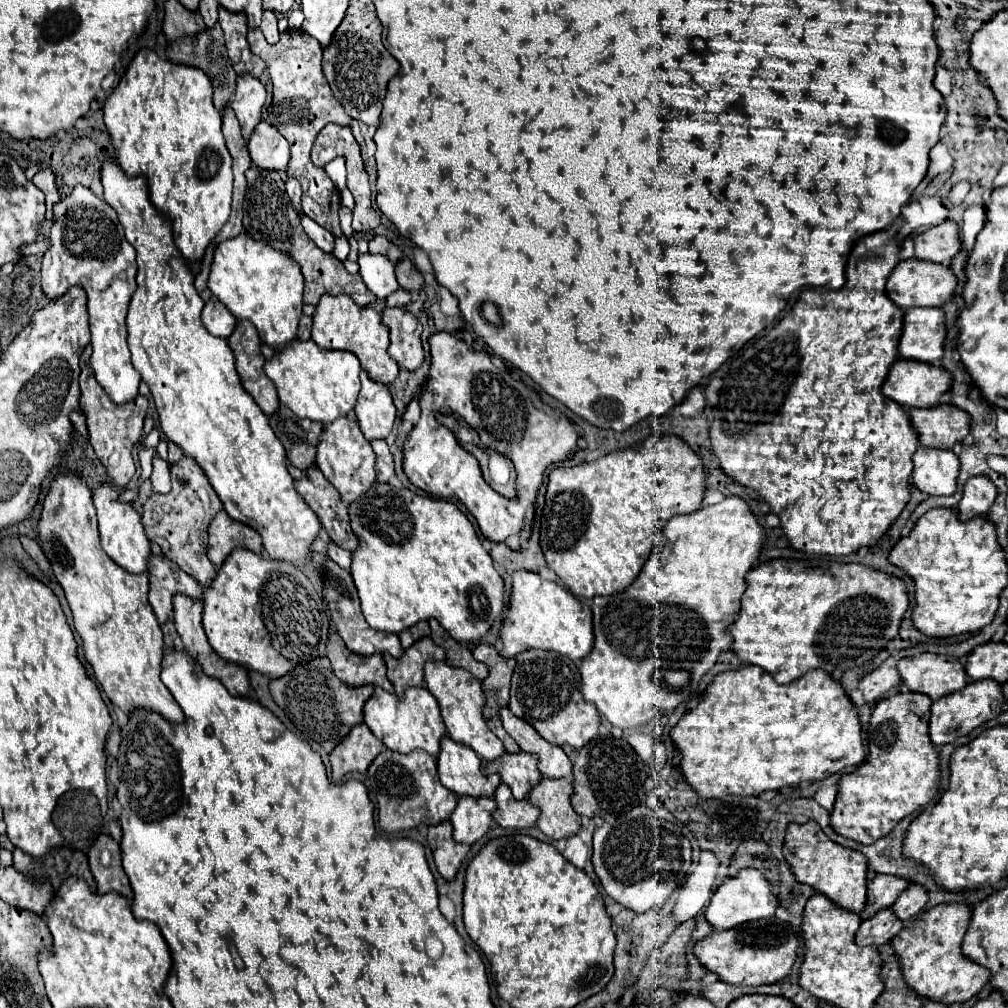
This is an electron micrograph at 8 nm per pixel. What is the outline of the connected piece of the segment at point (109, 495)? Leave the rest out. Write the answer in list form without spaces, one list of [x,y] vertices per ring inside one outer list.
[[[103,483],[93,489],[93,503],[97,509],[101,543],[103,543],[103,549],[107,551],[107,555],[117,565],[121,565],[125,571],[145,573],[147,571],[147,557],[149,557],[151,549],[149,549],[149,539],[147,539],[143,523],[141,523],[141,515],[135,511],[135,507],[131,503],[119,501],[119,495],[121,495],[121,489],[111,483]]]

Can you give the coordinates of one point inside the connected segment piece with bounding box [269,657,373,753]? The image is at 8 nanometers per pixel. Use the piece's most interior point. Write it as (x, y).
(310, 695)

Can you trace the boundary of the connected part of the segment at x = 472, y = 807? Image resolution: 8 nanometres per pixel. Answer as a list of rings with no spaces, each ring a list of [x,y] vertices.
[[[459,797],[457,807],[449,817],[453,825],[453,839],[467,845],[481,839],[489,831],[493,809],[495,799],[491,797]]]

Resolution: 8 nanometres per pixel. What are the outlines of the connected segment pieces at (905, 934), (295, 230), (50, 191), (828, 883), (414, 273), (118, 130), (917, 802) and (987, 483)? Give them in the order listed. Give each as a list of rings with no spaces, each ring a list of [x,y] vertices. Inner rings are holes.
[[[965,903],[937,905],[921,913],[911,927],[905,925],[889,945],[899,959],[905,983],[919,995],[937,1003],[953,1005],[969,1001],[989,983],[989,969],[973,963],[961,953],[961,941],[971,921],[971,909]]]
[[[251,165],[245,173],[247,177],[247,193],[245,193],[245,201],[243,201],[243,227],[245,231],[257,239],[257,241],[267,241],[273,249],[287,253],[289,257],[293,257],[299,265],[301,265],[301,273],[305,277],[305,291],[303,291],[303,303],[315,305],[317,299],[323,293],[329,295],[339,295],[339,293],[347,293],[357,305],[365,307],[371,305],[377,297],[365,287],[361,275],[349,275],[343,267],[343,263],[331,255],[321,251],[303,231],[301,221],[299,221],[299,213],[295,211],[295,207],[291,205],[287,193],[285,193],[285,183],[281,179],[281,175],[277,171],[265,171],[259,169],[255,165]]]
[[[45,169],[45,171],[39,171],[35,177],[33,177],[33,183],[35,187],[39,187],[43,193],[45,193],[45,205],[46,205],[46,220],[53,219],[53,203],[57,203],[61,199],[59,191],[57,191],[57,185],[55,185],[55,175]]]
[[[807,821],[803,825],[789,823],[787,833],[785,833],[783,857],[799,883],[813,887],[817,893],[823,893],[827,899],[831,899],[841,909],[847,909],[853,913],[863,911],[865,899],[867,899],[865,855],[833,843],[815,821]]]
[[[401,259],[395,265],[397,283],[407,291],[419,291],[423,287],[423,275],[417,271],[417,267],[411,263],[411,259]]]
[[[149,49],[137,51],[119,85],[105,101],[105,125],[111,135],[117,163],[129,177],[145,175],[149,181],[151,203],[171,219],[173,241],[181,255],[189,261],[203,257],[207,245],[225,225],[231,211],[233,190],[233,159],[225,147],[221,133],[221,113],[213,107],[213,87],[205,71],[185,67],[161,59]]]
[[[895,693],[887,699],[881,699],[869,719],[867,727],[867,757],[865,761],[853,771],[839,779],[839,791],[835,799],[835,807],[831,811],[831,827],[837,835],[871,845],[877,839],[885,837],[903,817],[919,809],[921,805],[929,803],[939,787],[939,753],[937,747],[929,739],[929,707],[931,699],[919,693]]]
[[[977,475],[969,477],[963,487],[963,497],[957,505],[957,517],[961,521],[969,521],[973,517],[983,517],[997,497],[997,487],[989,477]]]

